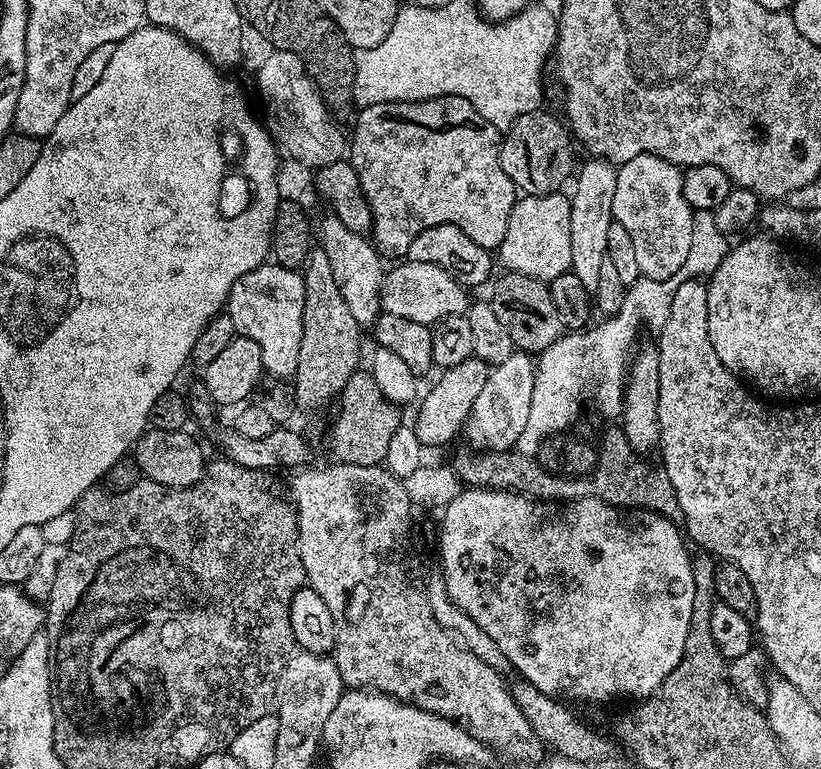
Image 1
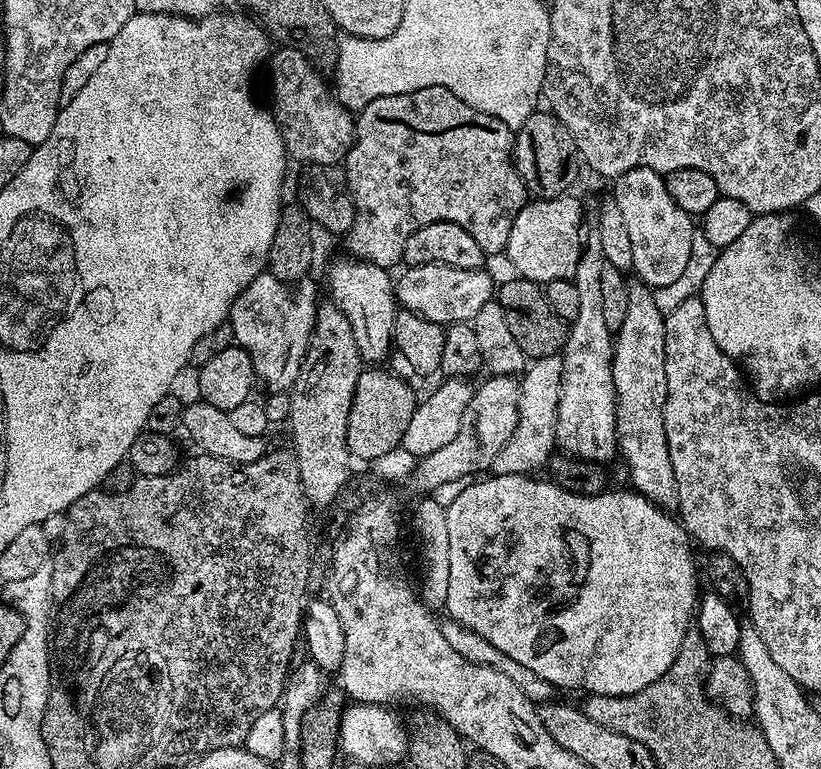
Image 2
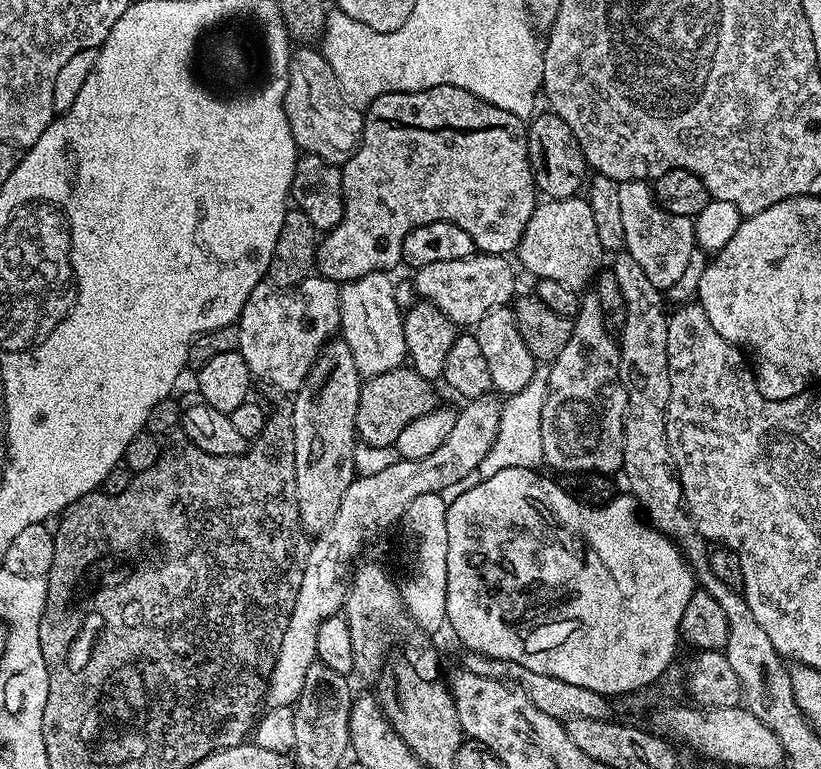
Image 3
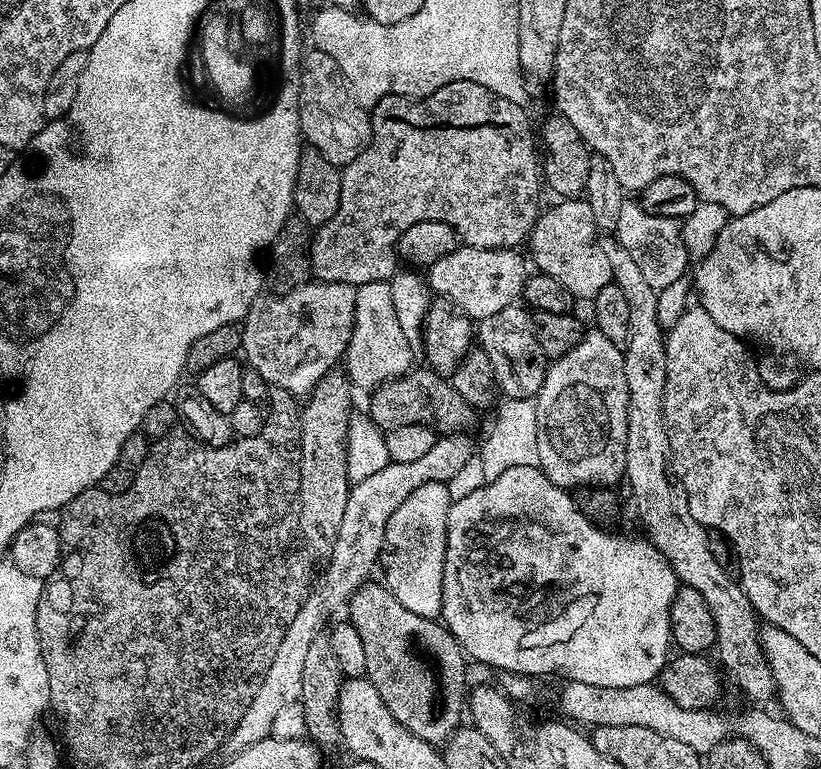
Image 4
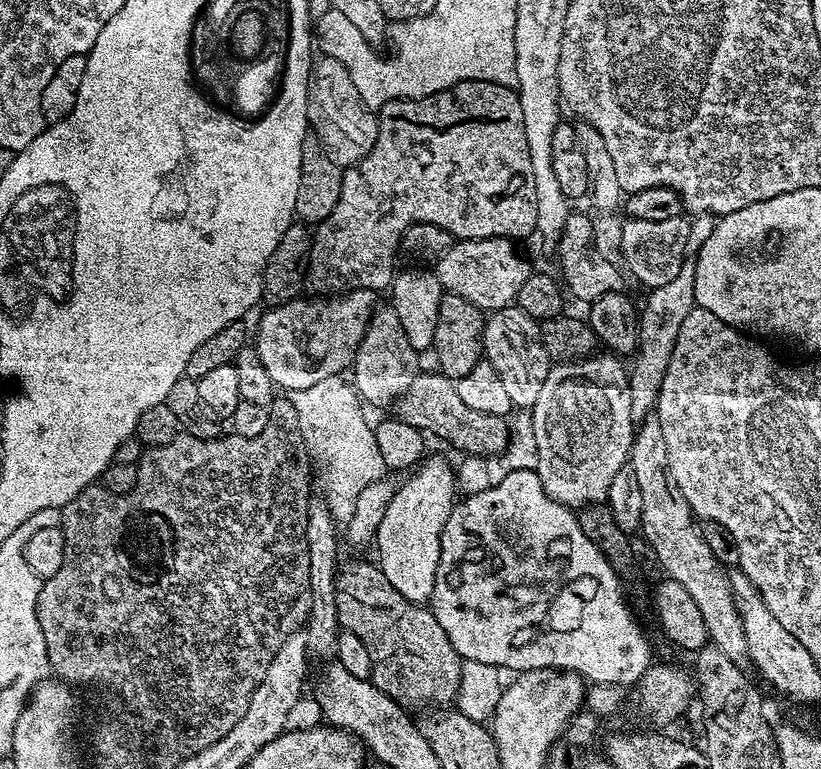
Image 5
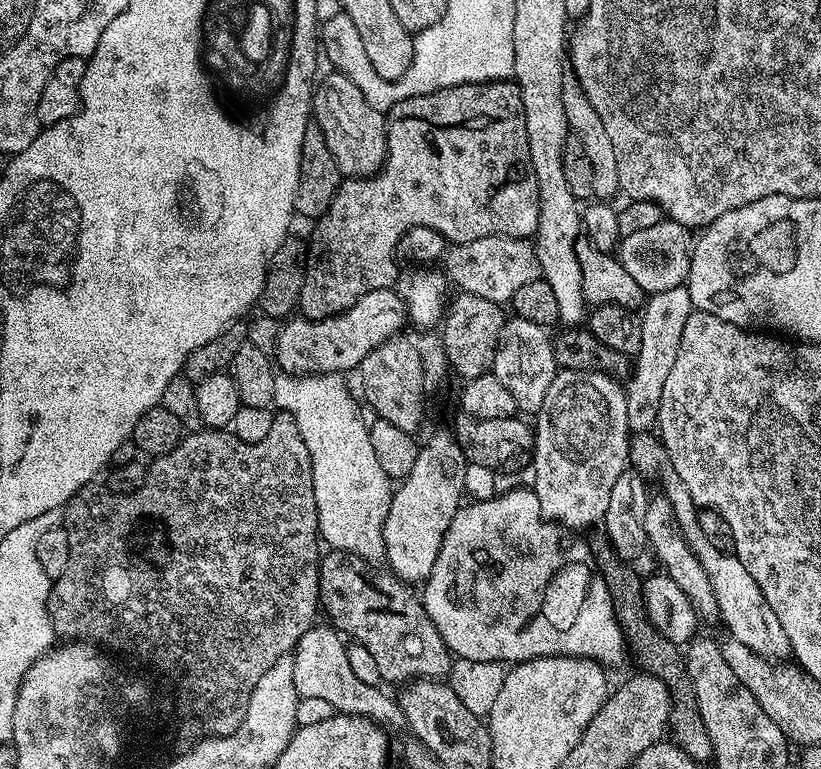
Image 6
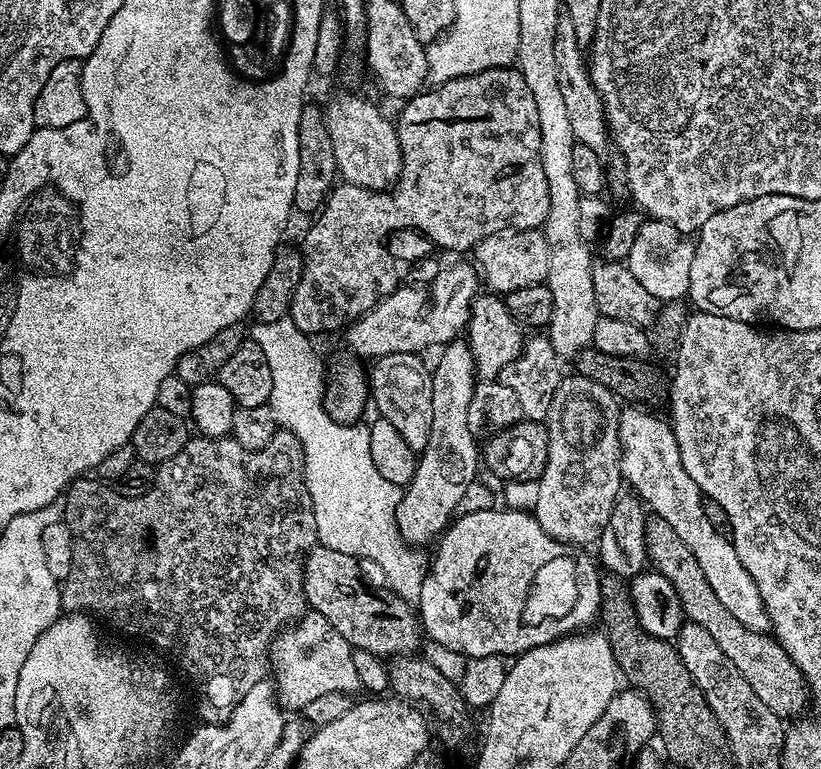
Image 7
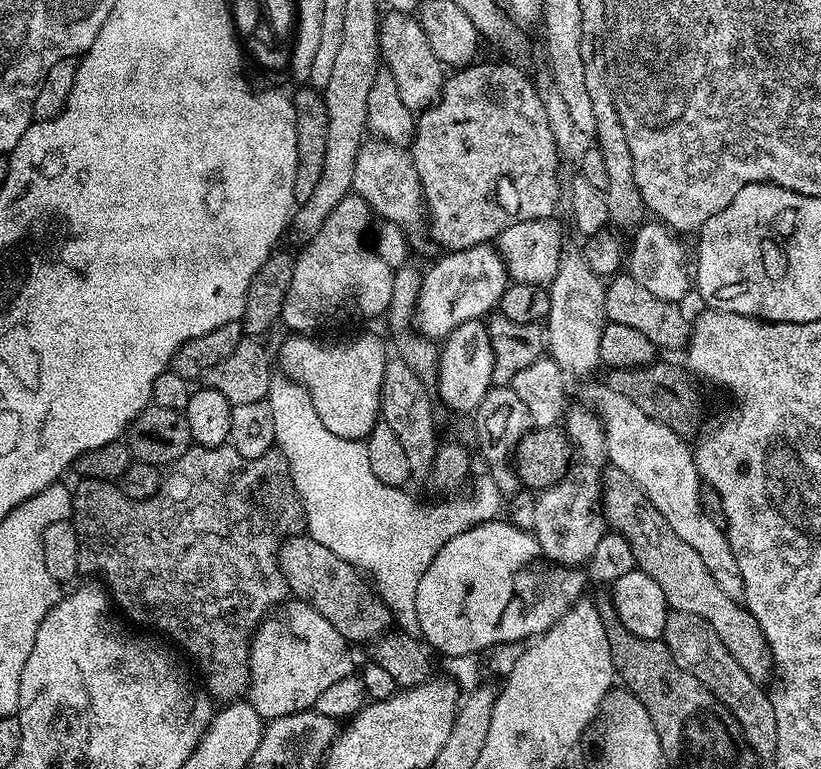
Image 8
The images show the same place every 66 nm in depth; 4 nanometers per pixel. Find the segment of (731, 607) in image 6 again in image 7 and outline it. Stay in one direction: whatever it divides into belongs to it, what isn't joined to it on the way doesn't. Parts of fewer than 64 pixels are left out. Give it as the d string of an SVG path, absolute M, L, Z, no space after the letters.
M628 406L620 413L621 477L627 483L629 480L632 483L631 491L639 496L651 511L653 508L656 511L655 515L659 519L665 520L670 526L670 530L674 530L674 534L678 534L678 538L682 538L682 542L686 542L690 554L694 554L698 566L702 566L702 574L706 574L706 582L710 582L710 590L714 590L714 594L718 594L718 602L722 602L722 606L726 606L726 610L730 610L730 614L734 614L734 618L738 618L738 622L742 622L742 626L755 632L767 633L771 629L772 623L764 609L762 596L758 594L758 586L754 582L754 578L750 578L746 566L742 566L742 558L738 558L736 547L732 545L731 539L725 533L714 530L714 526L710 526L710 522L703 514L705 497L702 495L700 487L694 482L694 478L690 478L690 474L686 474L686 466L682 466L682 456L678 454L678 442L672 433L671 423L667 419L659 420L658 417L651 416L650 413L643 412L640 408L643 407Z

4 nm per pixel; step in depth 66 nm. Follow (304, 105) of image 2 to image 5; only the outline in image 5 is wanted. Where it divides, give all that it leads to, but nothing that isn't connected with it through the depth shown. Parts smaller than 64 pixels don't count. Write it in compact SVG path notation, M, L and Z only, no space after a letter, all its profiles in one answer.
M321 55L315 61L308 86L308 126L309 129L324 143L324 148L331 154L333 162L341 169L359 164L362 158L370 154L374 142L378 138L380 121L375 111L369 110L362 102L358 90L354 90L354 82L346 74L346 66L338 62L338 58Z

